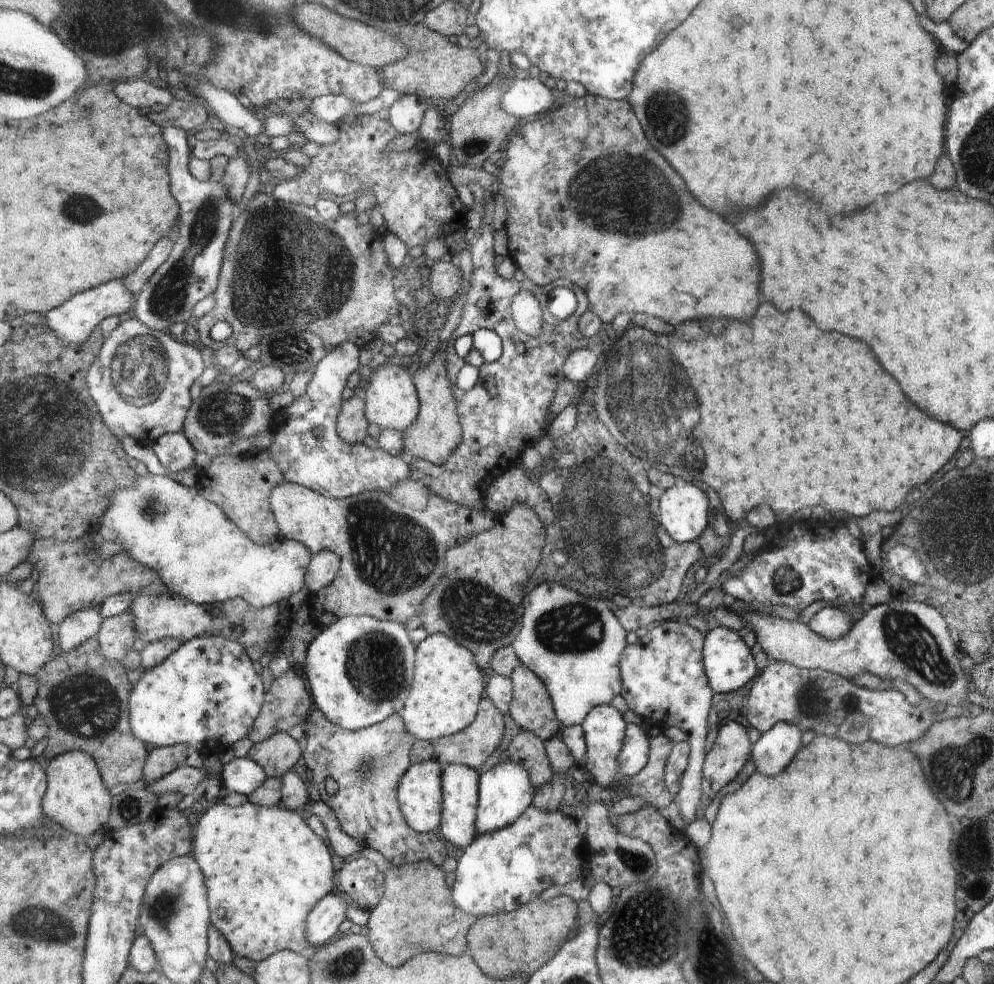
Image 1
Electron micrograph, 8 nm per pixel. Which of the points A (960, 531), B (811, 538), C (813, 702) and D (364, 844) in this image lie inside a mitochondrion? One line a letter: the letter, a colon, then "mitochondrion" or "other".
A: mitochondrion
B: other
C: mitochondrion
D: other

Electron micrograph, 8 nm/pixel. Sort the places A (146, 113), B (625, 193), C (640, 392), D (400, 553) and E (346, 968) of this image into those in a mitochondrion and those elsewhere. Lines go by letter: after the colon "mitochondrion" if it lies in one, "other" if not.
A: other
B: mitochondrion
C: mitochondrion
D: mitochondrion
E: mitochondrion

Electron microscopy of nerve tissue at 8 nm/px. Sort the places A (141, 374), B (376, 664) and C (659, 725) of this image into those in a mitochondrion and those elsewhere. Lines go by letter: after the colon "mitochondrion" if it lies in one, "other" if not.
A: mitochondrion
B: mitochondrion
C: other

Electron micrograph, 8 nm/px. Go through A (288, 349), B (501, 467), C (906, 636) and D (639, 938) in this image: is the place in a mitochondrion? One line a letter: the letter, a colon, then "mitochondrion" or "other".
A: mitochondrion
B: other
C: mitochondrion
D: mitochondrion

